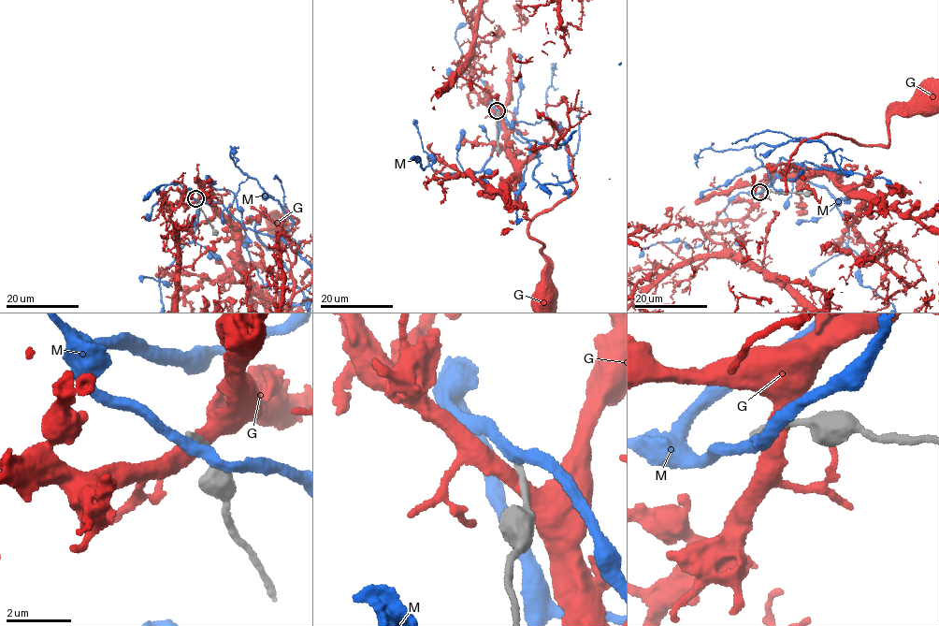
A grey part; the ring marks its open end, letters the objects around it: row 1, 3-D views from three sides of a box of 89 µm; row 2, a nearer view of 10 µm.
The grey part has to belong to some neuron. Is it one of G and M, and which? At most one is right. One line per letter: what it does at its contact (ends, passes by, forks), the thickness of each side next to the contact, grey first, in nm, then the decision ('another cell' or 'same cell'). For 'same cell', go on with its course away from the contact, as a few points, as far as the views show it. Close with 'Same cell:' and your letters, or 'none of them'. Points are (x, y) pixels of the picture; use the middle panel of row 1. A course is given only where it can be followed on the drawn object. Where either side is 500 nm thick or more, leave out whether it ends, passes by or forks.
G: it passes by; calibres 240 and 480 nm; another cell
M: it passes by; calibres 180 and 340 nm; another cell
Same cell: none of them

